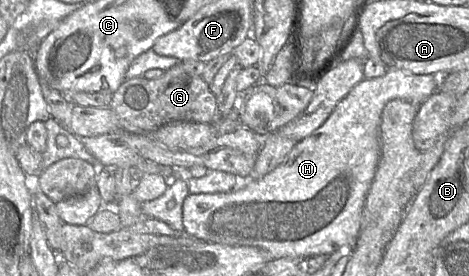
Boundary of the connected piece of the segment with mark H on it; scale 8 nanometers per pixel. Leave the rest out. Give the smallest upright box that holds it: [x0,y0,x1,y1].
[182,69,440,259]

